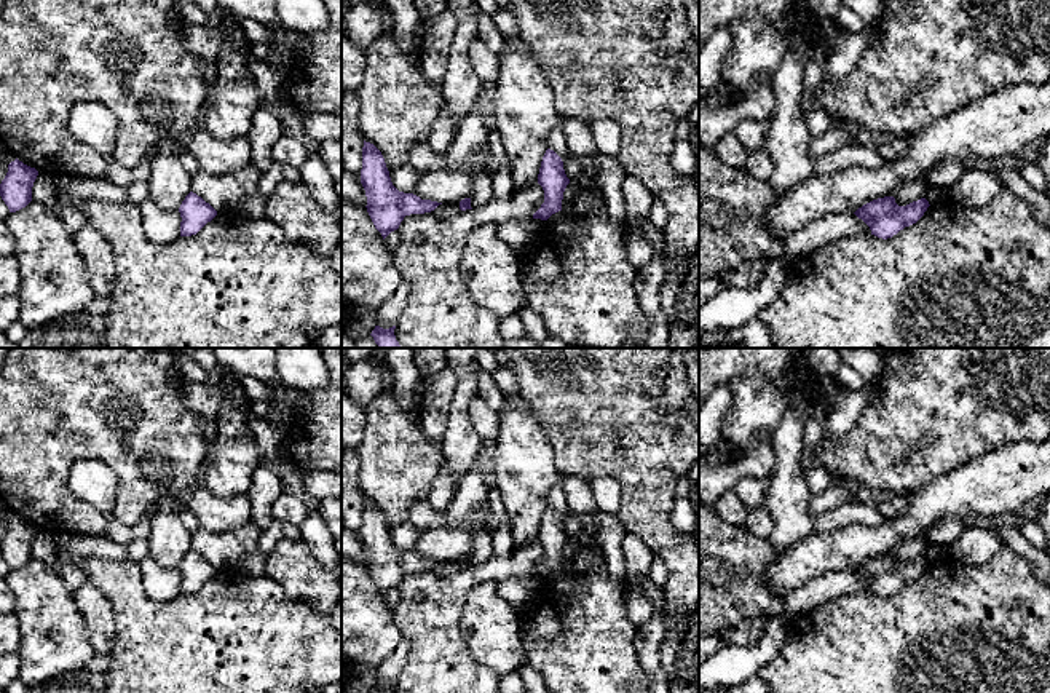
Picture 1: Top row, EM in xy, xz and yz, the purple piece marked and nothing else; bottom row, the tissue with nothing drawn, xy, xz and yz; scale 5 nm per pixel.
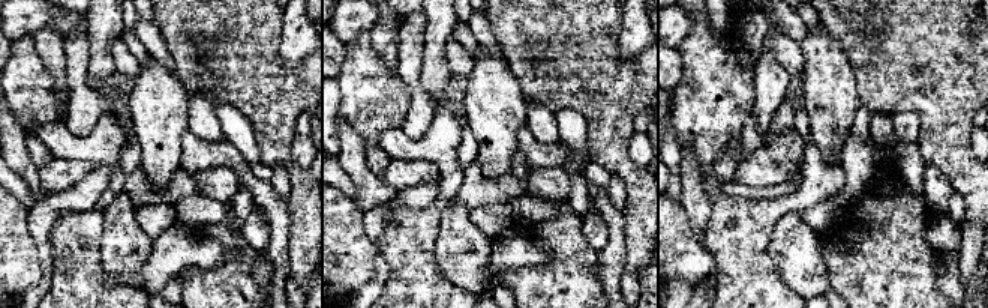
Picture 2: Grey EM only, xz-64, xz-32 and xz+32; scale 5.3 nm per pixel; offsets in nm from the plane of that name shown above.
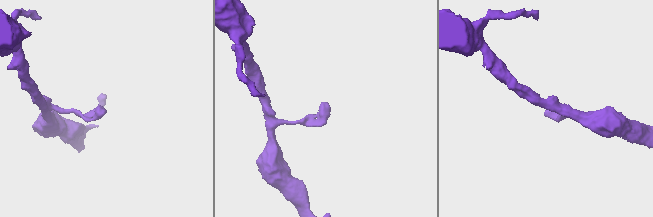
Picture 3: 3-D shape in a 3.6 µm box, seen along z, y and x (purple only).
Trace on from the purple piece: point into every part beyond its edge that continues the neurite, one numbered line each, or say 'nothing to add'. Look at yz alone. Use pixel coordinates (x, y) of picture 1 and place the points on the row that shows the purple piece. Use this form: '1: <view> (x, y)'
nothing to add

